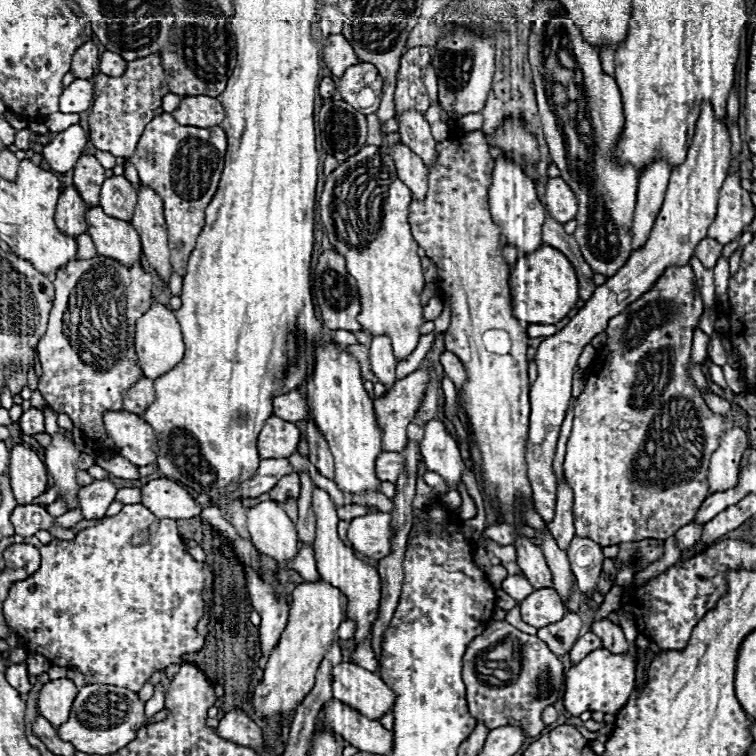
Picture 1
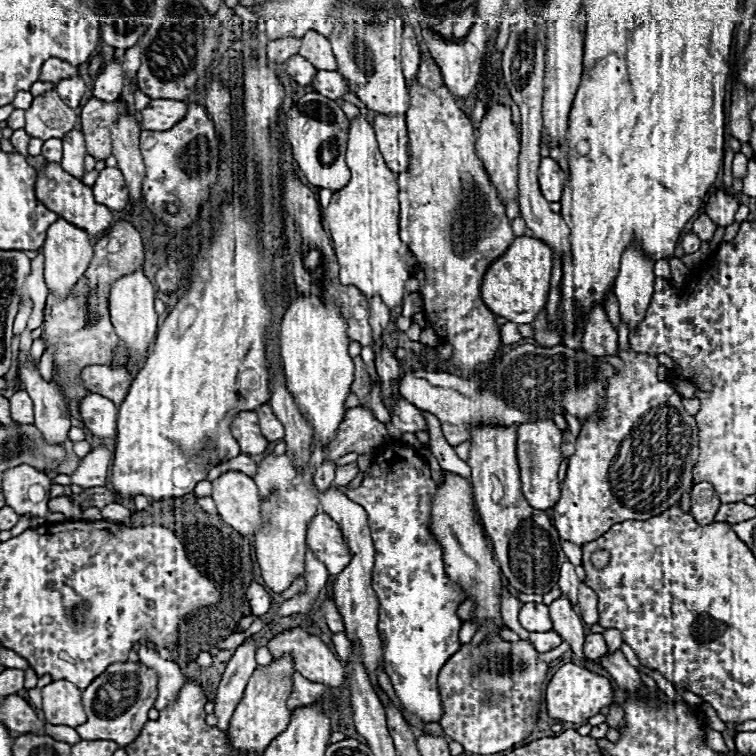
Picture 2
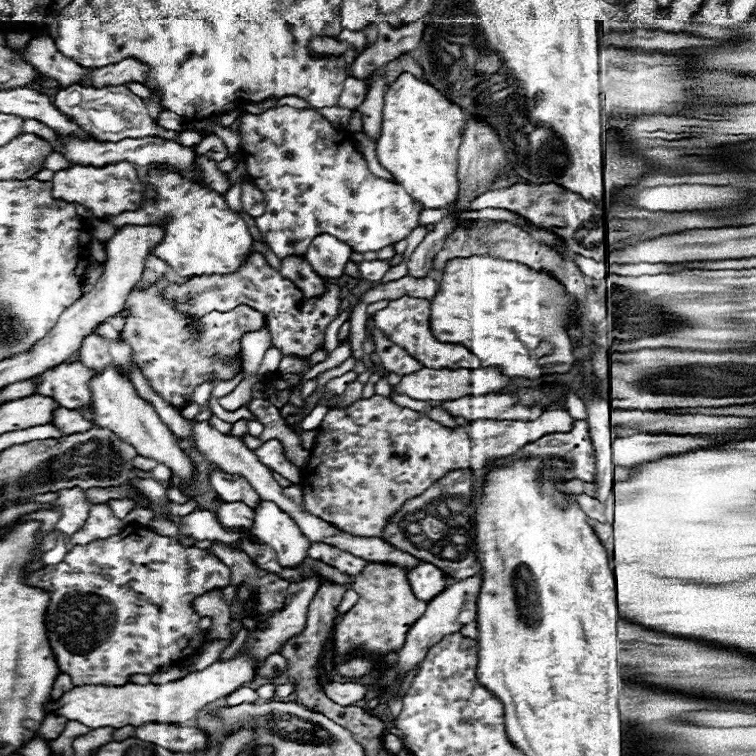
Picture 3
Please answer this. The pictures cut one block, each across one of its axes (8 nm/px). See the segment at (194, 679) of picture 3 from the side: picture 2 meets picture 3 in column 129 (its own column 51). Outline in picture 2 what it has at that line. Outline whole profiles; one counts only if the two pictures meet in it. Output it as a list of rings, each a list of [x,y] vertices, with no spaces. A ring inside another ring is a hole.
[[[66,680],[52,682],[42,688],[42,712],[52,726],[76,728],[84,724],[86,714],[82,710],[82,692]]]

